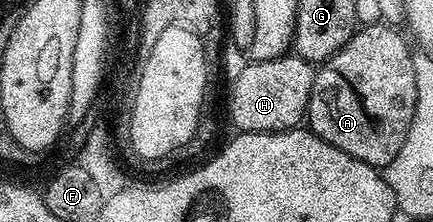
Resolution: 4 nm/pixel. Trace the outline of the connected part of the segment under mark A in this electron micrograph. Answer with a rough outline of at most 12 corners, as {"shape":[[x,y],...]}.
{"shape":[[357,29],[316,70],[307,129],[388,166],[414,120],[409,39]]}

